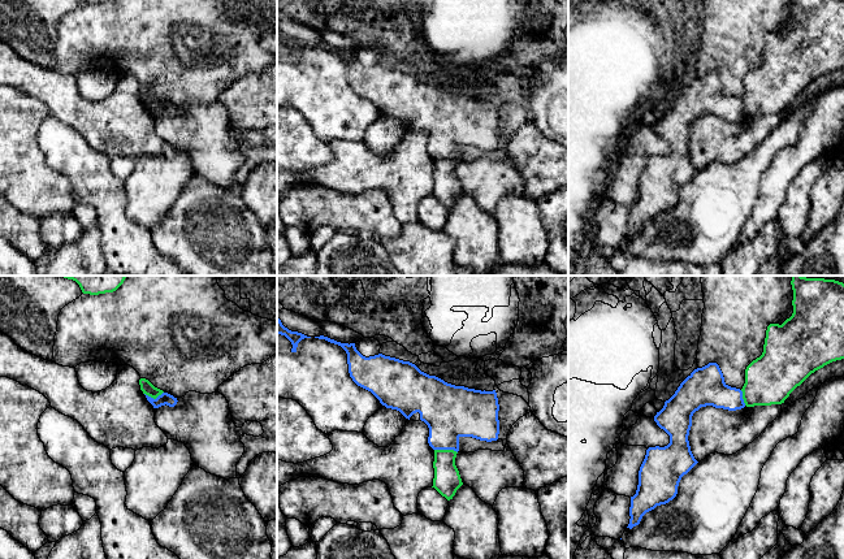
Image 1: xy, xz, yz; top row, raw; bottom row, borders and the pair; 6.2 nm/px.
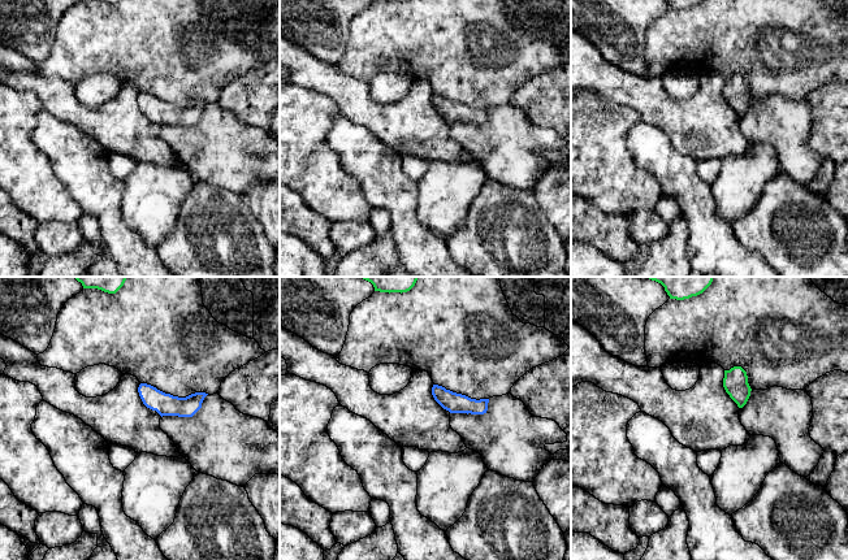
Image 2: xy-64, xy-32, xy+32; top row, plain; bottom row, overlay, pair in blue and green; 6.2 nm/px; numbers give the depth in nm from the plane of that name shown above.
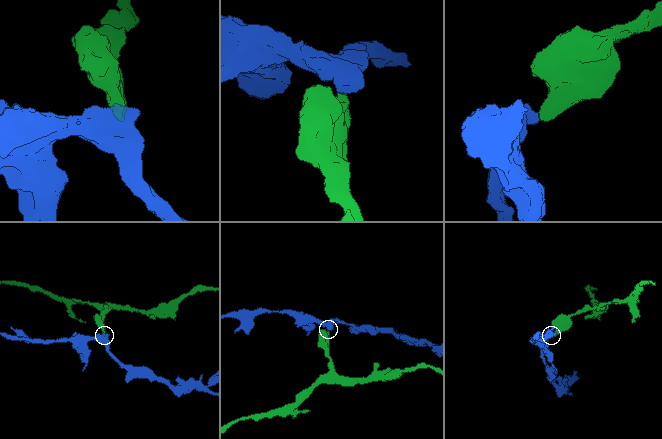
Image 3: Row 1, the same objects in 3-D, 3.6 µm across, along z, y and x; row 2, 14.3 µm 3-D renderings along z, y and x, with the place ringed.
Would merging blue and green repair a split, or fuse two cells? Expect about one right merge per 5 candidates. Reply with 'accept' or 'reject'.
reject

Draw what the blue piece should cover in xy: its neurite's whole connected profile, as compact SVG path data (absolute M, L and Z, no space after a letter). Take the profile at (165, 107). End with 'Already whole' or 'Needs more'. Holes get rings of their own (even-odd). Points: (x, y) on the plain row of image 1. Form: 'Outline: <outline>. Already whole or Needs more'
Outline: M163 101L161 104L159 104L156 108L146 104L147 109L153 114L153 117L159 117L161 114L169 114L169 116L174 116L177 113L177 107L174 107L173 104L168 103L168 101Z. Already whole

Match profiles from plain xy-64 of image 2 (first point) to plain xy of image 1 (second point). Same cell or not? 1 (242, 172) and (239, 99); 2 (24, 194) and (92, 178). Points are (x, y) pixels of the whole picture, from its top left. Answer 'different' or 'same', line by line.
1: different
2: different

